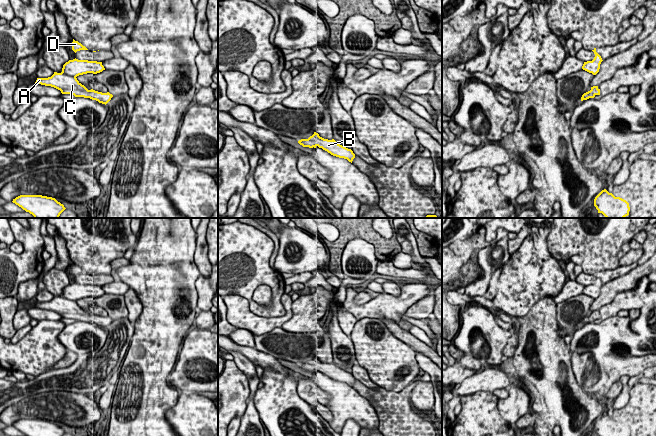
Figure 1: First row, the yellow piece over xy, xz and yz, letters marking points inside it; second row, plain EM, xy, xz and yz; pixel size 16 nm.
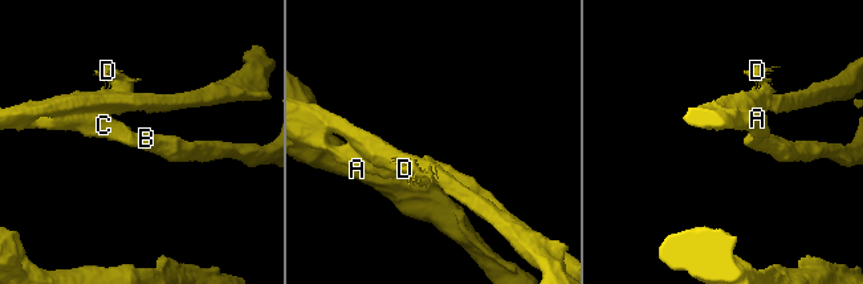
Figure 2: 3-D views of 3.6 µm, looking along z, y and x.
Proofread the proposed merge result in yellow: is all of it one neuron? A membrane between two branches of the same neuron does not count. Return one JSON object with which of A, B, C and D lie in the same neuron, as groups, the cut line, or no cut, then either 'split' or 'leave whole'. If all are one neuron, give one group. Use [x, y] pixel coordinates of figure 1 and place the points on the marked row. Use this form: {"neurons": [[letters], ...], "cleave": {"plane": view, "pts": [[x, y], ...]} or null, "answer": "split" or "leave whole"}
{"neurons": [["A", "B", "C", "D"]], "cleave": null, "answer": "leave whole"}

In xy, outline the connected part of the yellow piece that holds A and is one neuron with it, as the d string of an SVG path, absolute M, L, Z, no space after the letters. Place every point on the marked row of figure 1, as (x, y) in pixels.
M75 58L73 60L69 60L63 65L61 73L54 72L51 77L37 78L35 83L54 87L60 90L62 94L90 98L106 105L113 97L112 94L109 92L98 92L93 89L88 90L76 78L79 75L87 73L97 74L103 70L105 70L105 68L102 65L102 62L78 60Z

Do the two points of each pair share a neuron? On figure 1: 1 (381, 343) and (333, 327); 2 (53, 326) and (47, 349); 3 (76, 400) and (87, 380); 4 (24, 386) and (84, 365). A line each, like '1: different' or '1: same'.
1: different
2: same
3: different
4: same

